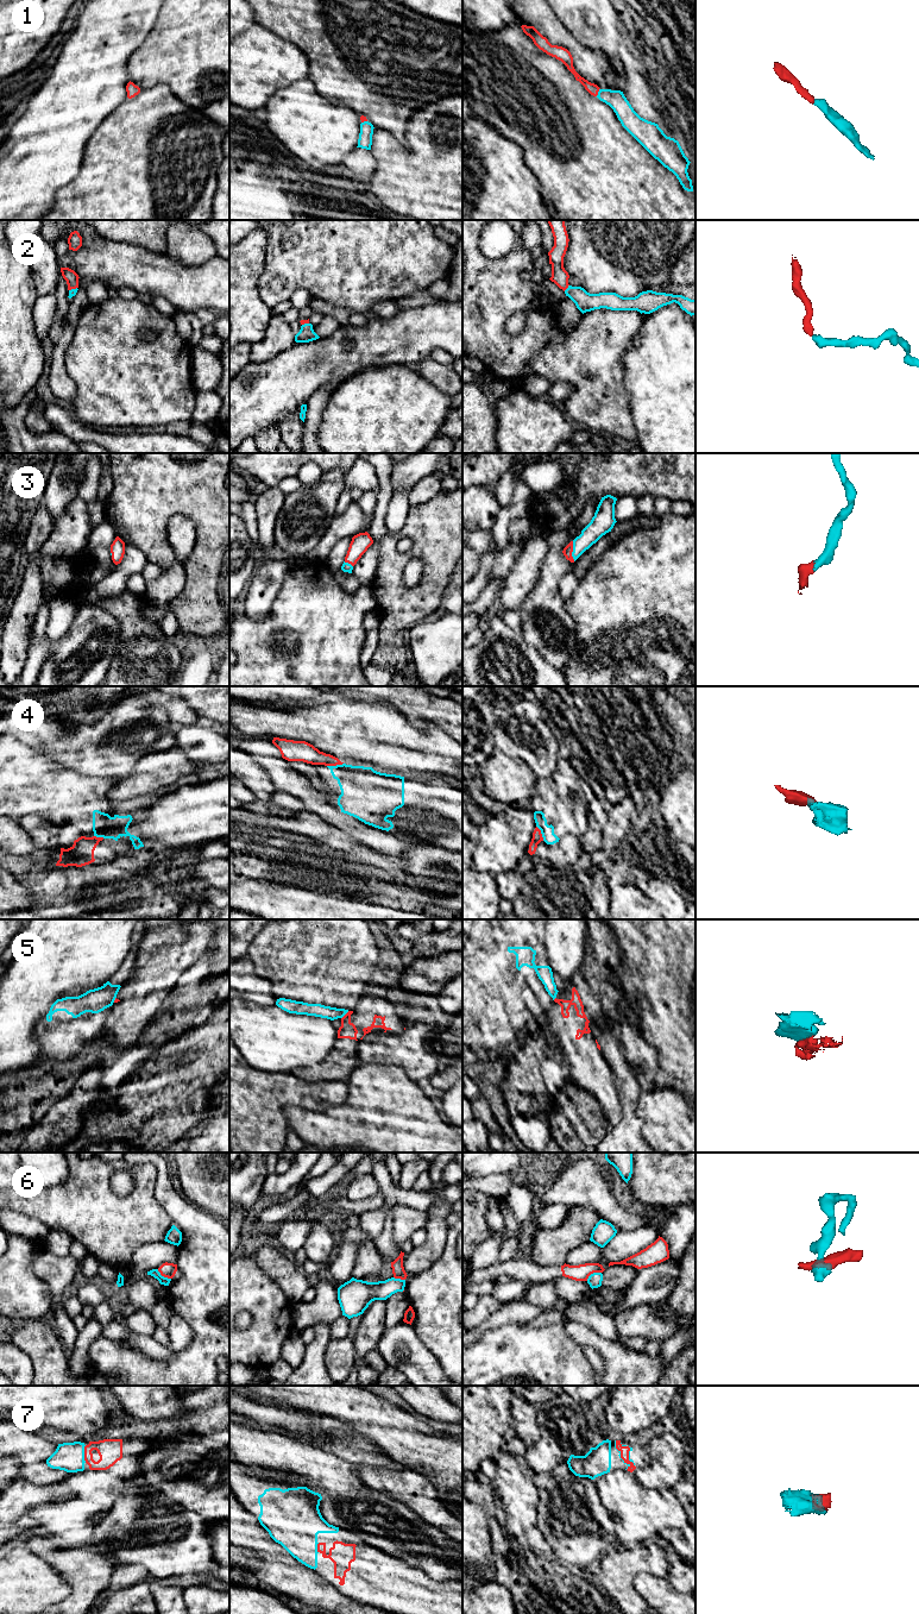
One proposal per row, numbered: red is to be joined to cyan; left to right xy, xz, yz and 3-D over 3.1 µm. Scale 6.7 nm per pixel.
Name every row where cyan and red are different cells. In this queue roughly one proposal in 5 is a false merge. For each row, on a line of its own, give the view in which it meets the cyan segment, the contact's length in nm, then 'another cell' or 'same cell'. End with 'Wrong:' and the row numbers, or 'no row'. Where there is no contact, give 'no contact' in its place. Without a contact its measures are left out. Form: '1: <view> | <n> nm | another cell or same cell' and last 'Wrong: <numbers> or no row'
1: yz | 60 nm | same cell
2: yz | 60 nm | same cell
3: yz | 140 nm | same cell
4: xz | 110 nm | another cell
5: xz | 80 nm | another cell
6: yz | 120 nm | another cell
7: xy | 120 nm | same cell
Wrong: 4, 5, 6

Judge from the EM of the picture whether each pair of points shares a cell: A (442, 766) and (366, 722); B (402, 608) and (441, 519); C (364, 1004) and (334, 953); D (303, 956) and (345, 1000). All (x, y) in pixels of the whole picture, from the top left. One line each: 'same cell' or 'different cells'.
A: same cell
B: same cell
C: same cell
D: same cell

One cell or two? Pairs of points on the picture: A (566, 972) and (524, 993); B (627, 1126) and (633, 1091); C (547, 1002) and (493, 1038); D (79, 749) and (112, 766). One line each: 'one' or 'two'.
A: two
B: one
C: one
D: one

